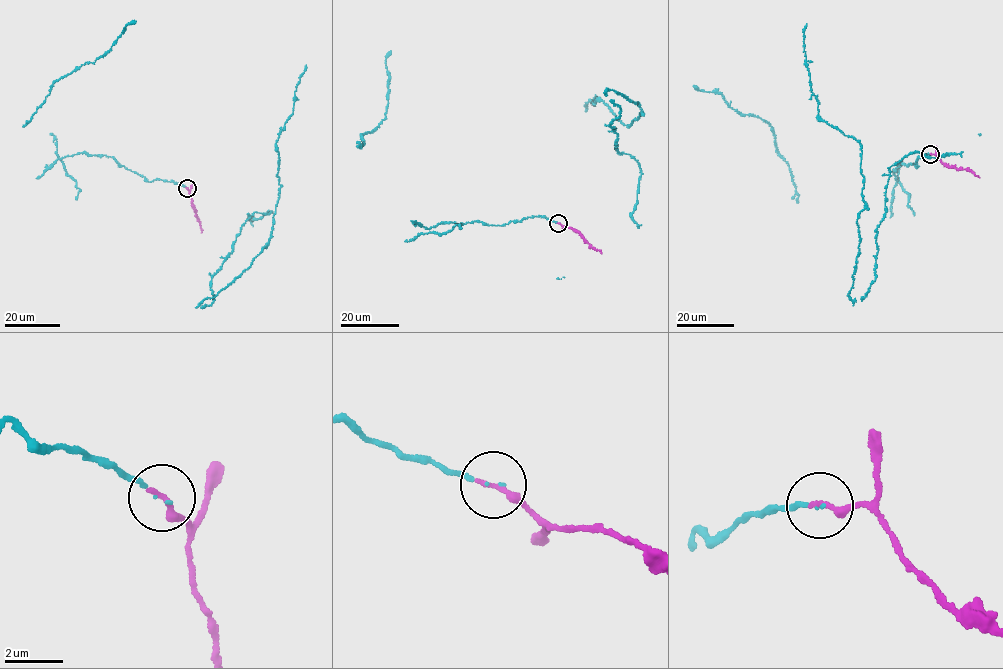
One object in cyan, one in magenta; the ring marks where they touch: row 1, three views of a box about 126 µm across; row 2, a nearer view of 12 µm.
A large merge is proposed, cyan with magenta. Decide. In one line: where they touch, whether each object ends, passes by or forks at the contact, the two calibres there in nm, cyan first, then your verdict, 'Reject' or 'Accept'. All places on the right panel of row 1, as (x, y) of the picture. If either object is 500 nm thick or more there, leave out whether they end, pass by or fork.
Place: (930, 154). At the ring cyan ends. At the ring magenta ends. Thickness 40 nm (cyan) against 240 nm. Accept

